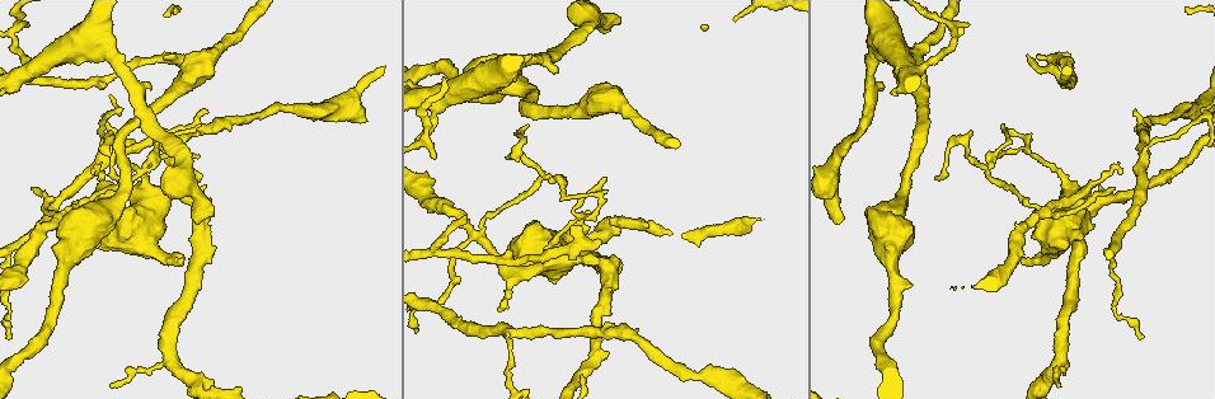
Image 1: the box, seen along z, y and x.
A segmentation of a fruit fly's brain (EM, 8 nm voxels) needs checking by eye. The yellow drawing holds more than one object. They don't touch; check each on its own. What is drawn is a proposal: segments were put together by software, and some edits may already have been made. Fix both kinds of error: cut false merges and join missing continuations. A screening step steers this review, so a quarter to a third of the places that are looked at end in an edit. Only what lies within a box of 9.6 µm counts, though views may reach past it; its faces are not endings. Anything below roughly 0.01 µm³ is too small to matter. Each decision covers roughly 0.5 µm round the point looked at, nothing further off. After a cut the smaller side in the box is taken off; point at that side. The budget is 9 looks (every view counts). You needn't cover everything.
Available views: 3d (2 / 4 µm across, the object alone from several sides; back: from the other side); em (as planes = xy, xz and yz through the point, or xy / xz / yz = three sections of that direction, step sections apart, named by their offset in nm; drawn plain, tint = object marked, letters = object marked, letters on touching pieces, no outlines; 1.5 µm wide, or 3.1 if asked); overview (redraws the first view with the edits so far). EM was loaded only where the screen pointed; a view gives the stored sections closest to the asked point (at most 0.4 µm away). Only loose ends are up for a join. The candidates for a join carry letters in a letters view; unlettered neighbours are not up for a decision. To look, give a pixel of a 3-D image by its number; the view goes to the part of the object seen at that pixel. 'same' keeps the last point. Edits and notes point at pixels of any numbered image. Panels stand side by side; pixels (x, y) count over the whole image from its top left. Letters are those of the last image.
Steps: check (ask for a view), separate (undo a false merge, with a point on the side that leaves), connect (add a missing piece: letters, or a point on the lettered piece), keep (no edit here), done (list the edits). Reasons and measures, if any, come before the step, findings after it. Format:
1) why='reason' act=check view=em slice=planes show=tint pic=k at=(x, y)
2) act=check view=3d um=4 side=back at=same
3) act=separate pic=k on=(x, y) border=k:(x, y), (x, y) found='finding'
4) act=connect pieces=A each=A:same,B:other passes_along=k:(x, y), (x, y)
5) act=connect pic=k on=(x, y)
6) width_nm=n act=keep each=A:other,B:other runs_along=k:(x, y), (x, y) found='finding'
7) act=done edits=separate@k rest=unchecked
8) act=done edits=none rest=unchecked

why='side arm on a straight run' act=check view=em slice=planes show=tint pic=1 at=(437, 251)

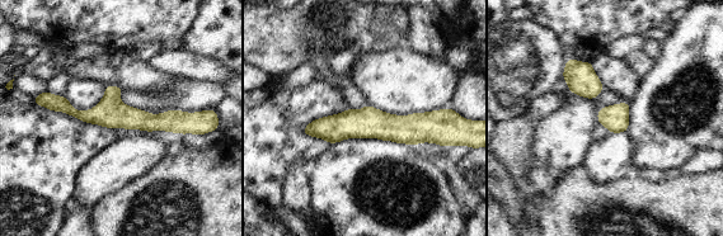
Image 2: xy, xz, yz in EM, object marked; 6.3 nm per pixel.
act=check view=em slice=planes show=letters at=same

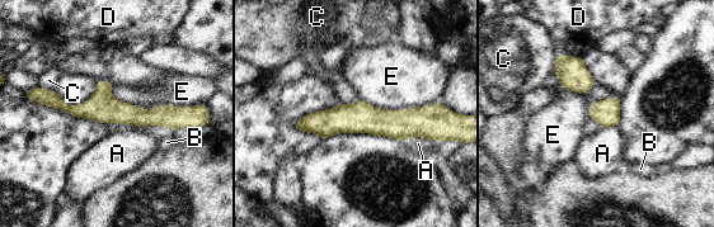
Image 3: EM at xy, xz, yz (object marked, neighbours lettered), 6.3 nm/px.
longest_contact=E:600nm act=keep each=A:other,B:other,C:other,D:other,E:other border=3:(109, 90), (141, 108), (205, 104) found='continuous, no second neuron'

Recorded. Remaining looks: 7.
why='four arms meet' act=check view=3d um=4 pic=1 at=(1047, 208)

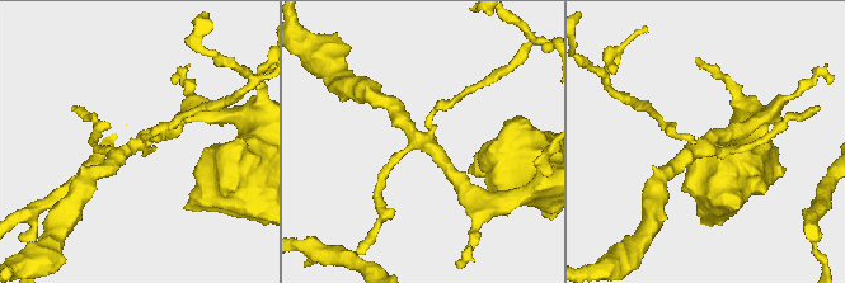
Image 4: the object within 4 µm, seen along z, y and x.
act=check view=em slice=planes show=letters pic=4 at=(429, 140)

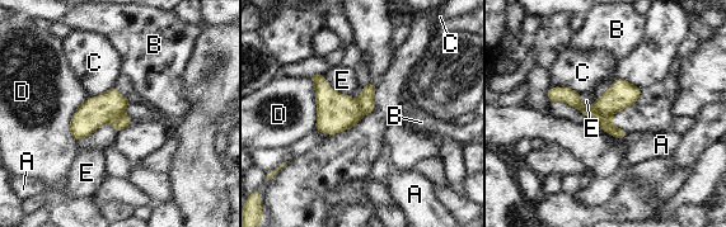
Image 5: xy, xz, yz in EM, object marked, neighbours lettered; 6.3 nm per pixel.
longest_contact=D:340nm act=separate pic=5 on=(567, 95) each=A:other,B:other,C:other,D:other,E:other found='a second neuron is stuck on'

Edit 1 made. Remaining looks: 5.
why='branch stops here' act=check view=3d um=2 pic=1 at=(180, 259)

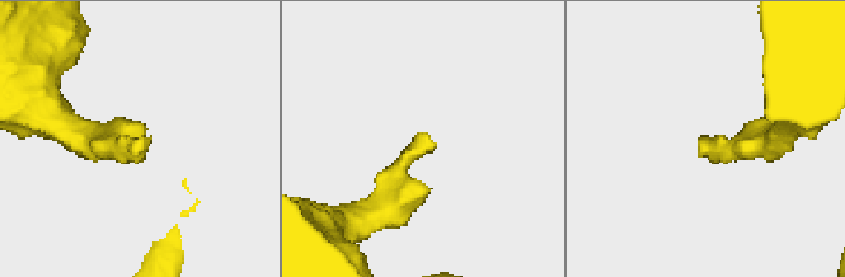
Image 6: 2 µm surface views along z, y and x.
why='need the tissue' act=check view=em slice=planes show=plain pic=6 at=(701, 136)

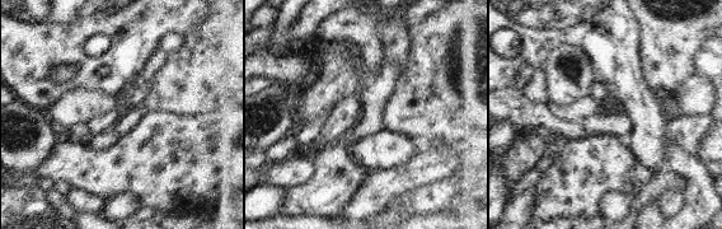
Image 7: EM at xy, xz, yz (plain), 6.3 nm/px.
act=check view=em slice=planes show=letters at=same

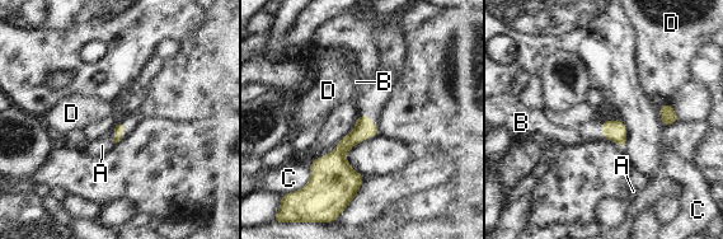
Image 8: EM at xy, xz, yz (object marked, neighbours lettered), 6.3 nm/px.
act=keep each=A:other,B:other,C:other,D:other border=8:(670, 103), (660, 106) found='no lettered piece goes on from it'

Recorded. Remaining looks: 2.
act=done edits=separate@5 rest=unchecked

